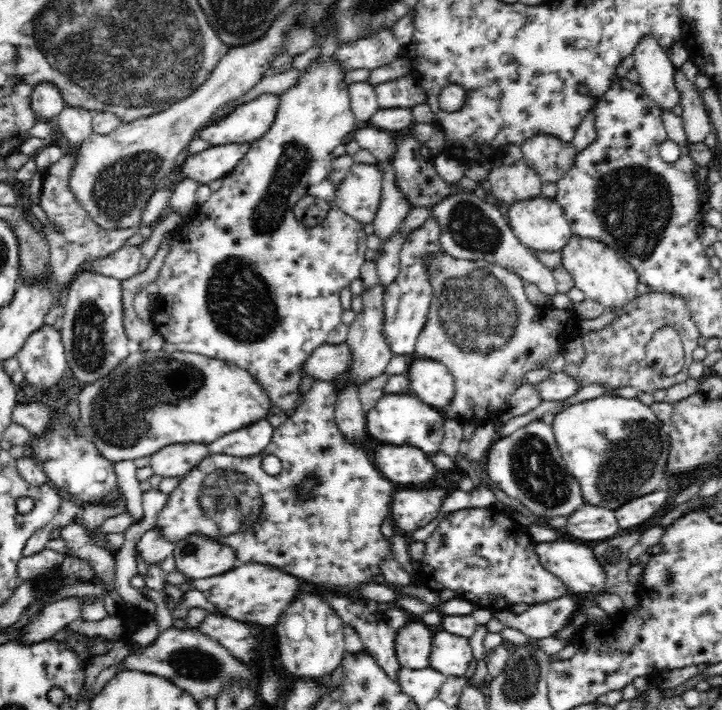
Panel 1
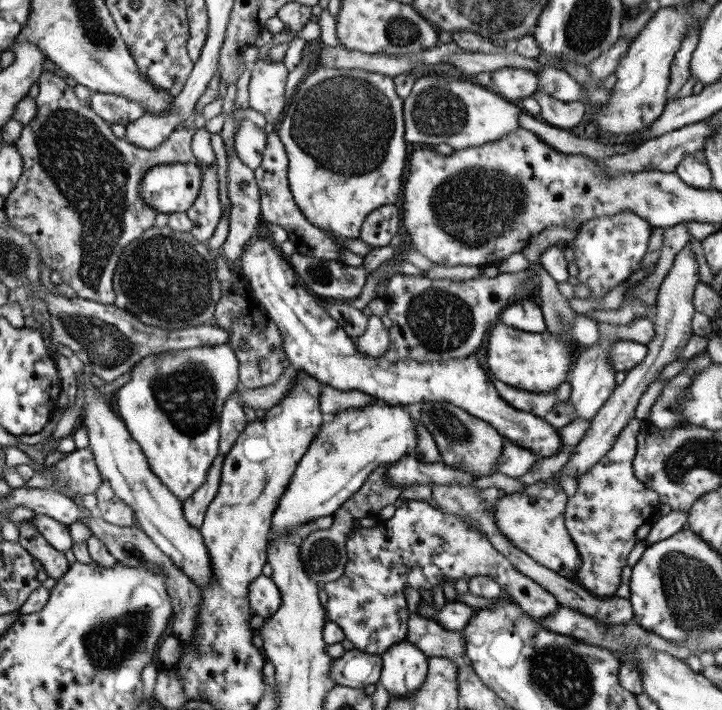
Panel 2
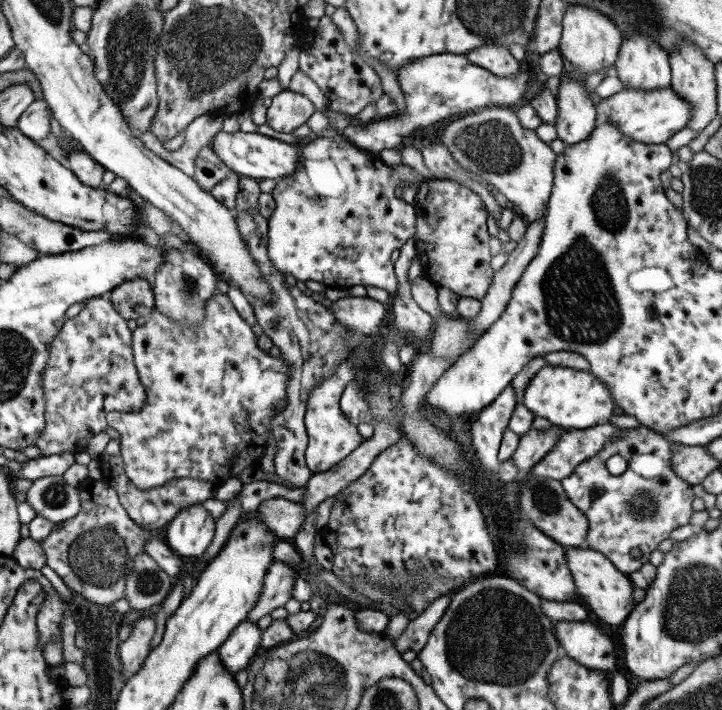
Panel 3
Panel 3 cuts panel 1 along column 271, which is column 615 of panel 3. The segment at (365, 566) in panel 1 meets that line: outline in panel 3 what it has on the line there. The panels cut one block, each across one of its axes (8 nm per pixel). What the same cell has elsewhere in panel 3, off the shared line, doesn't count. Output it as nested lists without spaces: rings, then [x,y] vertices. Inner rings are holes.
[[[647,426],[624,428],[620,439],[602,448],[597,456],[586,458],[582,464],[574,468],[570,476],[561,480],[564,492],[572,504],[582,510],[588,520],[588,538],[586,543],[582,544],[582,548],[599,550],[620,572],[630,575],[649,562],[650,554],[658,549],[662,540],[670,538],[670,534],[676,528],[690,525],[690,518],[695,513],[692,508],[695,499],[693,485],[672,471],[670,466],[672,454],[671,444]],[[616,454],[627,461],[627,468],[620,475],[612,475],[606,469],[606,460]],[[632,548],[640,548],[639,559],[634,559],[630,555]]]

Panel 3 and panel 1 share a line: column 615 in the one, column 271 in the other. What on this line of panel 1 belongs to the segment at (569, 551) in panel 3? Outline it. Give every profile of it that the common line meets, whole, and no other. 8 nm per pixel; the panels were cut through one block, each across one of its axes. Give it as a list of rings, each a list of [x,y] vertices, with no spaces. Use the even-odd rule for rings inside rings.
[[[262,563],[240,564],[221,575],[188,581],[192,589],[204,593],[206,601],[218,607],[220,614],[225,617],[266,626],[275,625],[282,610],[285,610],[302,590],[302,580],[298,576]]]

